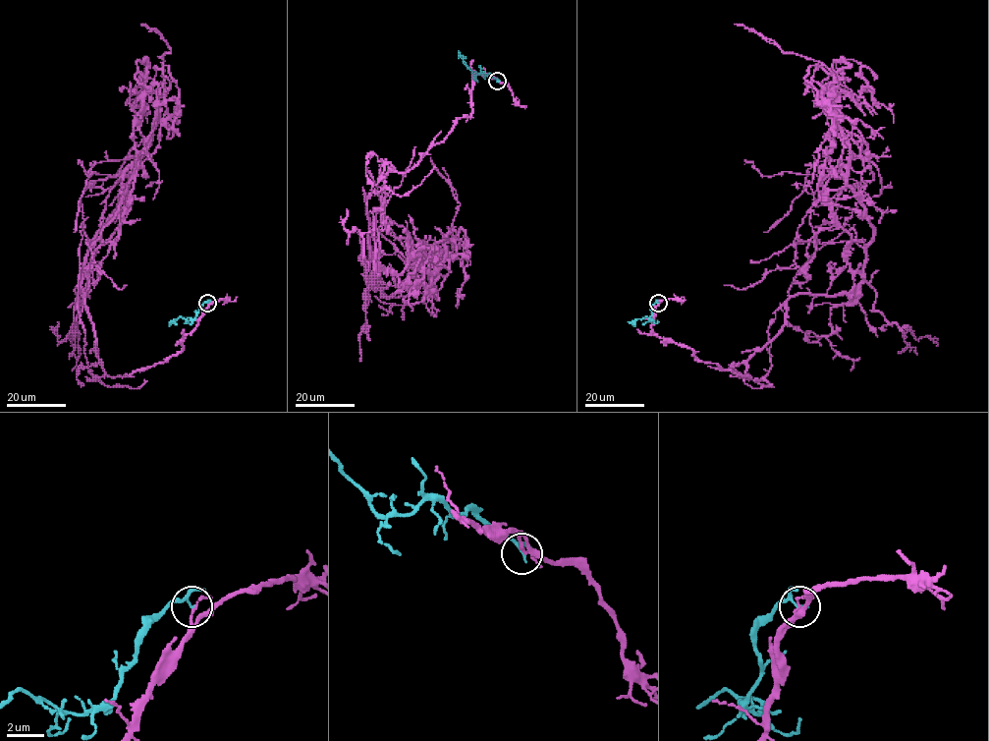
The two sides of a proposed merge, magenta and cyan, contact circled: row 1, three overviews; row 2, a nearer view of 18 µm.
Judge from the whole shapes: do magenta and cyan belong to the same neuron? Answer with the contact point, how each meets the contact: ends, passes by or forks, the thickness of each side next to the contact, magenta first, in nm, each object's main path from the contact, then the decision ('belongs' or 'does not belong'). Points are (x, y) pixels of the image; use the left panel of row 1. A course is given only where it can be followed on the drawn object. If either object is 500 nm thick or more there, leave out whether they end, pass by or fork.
(207, 303) | magenta passes by | cyan passes by | 110/110 nm | magenta via (208, 303), (178, 353), (104, 372), (86, 272), (129, 204), (140, 117), (123, 164), (88, 182), (81, 227) | cyan via (208, 303), (205, 302), (190, 320), (180, 316), (169, 322) | does not belong

